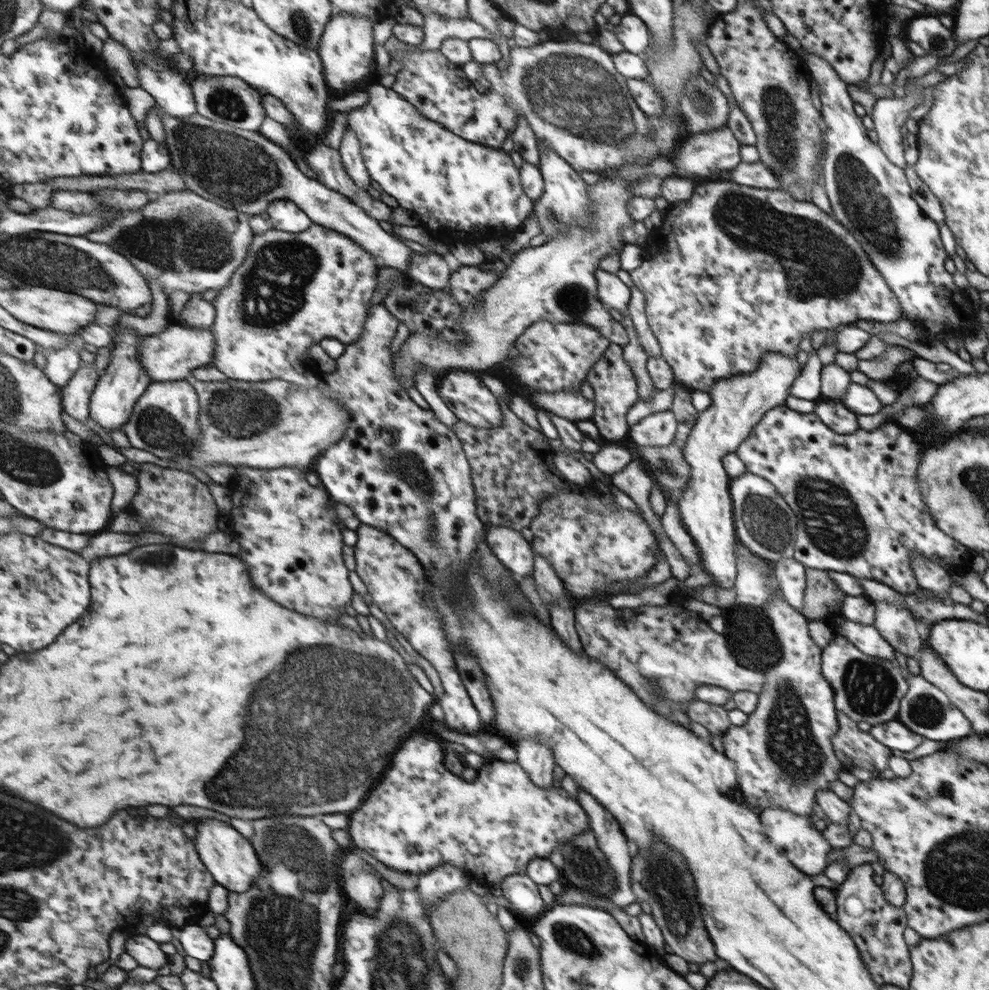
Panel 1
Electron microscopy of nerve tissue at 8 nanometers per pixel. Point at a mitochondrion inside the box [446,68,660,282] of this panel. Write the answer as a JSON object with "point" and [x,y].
{"point":[553,214]}

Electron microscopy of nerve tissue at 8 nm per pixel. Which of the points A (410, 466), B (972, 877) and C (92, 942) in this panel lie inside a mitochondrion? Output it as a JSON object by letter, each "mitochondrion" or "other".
{"A":"mitochondrion","B":"mitochondrion","C":"other"}

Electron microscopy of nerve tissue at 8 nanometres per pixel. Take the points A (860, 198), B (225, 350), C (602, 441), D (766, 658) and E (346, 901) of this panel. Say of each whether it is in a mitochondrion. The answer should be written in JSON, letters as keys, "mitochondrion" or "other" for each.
{"A":"mitochondrion","B":"other","C":"other","D":"mitochondrion","E":"other"}

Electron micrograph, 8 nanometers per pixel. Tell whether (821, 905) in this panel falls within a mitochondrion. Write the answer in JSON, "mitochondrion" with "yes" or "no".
{"mitochondrion":"no"}

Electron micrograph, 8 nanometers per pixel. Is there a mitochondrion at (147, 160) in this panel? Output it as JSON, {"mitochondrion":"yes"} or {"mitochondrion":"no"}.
{"mitochondrion":"no"}

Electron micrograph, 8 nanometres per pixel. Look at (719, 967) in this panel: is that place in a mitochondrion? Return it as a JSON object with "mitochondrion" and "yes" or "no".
{"mitochondrion":"no"}

